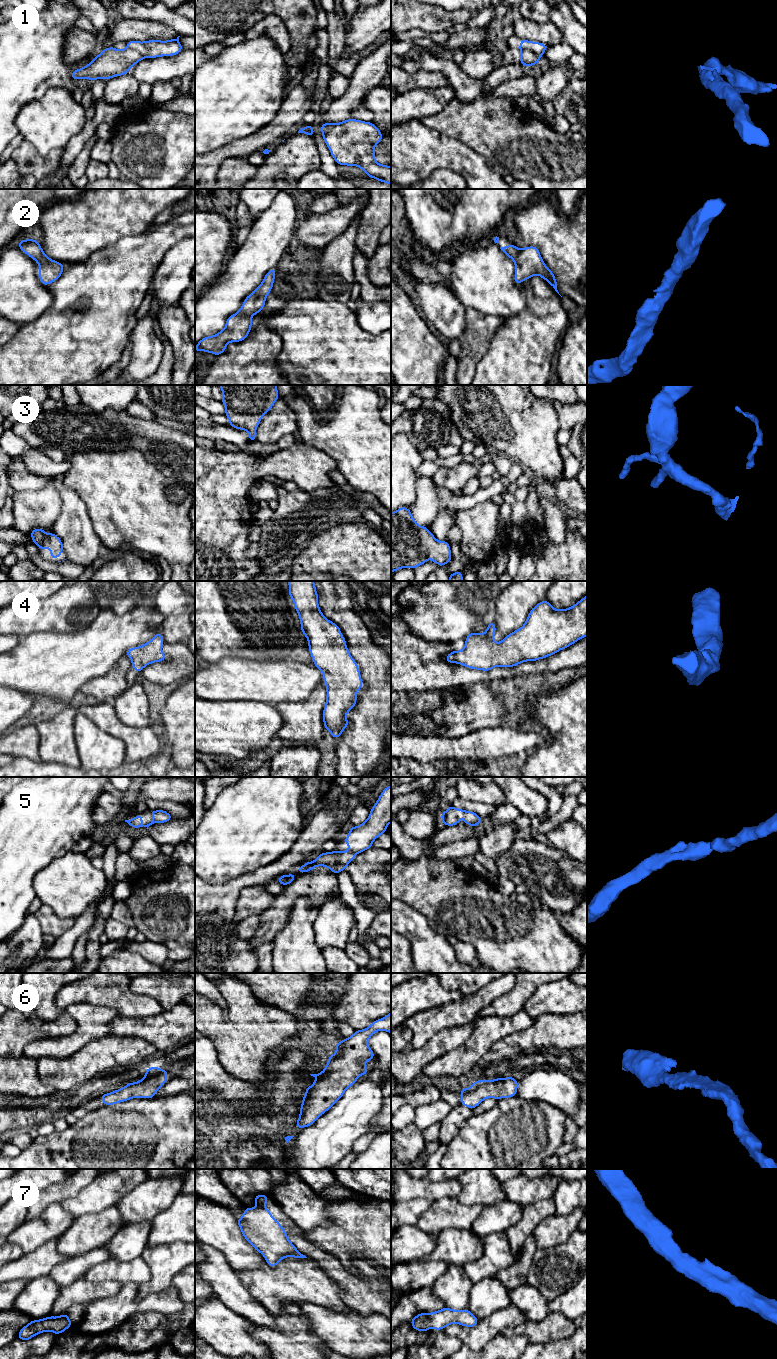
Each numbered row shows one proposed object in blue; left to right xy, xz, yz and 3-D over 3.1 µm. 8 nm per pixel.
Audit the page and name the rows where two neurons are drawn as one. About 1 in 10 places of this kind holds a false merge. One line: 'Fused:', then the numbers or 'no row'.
Fused: 1

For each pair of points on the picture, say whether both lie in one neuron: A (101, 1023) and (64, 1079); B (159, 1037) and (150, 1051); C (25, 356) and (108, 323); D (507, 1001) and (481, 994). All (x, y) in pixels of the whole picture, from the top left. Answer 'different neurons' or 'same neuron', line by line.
A: different neurons
B: different neurons
C: same neuron
D: different neurons

